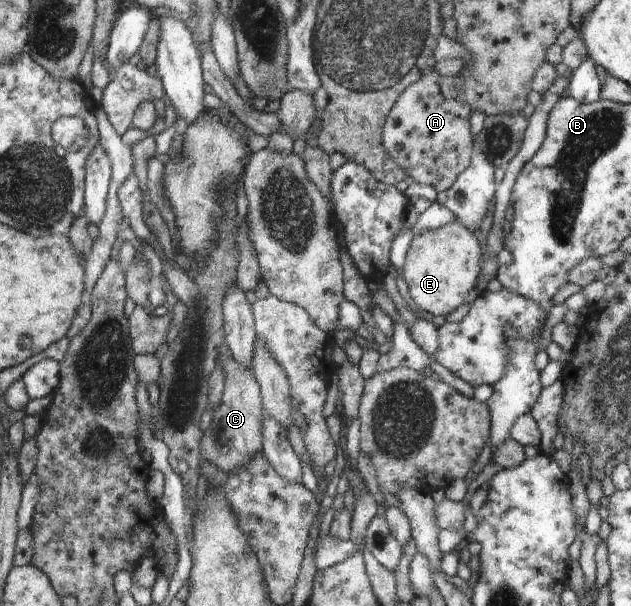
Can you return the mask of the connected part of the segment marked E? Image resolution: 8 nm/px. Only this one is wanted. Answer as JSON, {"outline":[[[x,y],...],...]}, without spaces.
{"outline":[[[452,223],[434,230],[423,230],[411,240],[410,248],[405,256],[402,274],[404,294],[421,310],[430,312],[433,316],[446,316],[462,305],[466,294],[473,292],[476,282],[479,282],[480,258],[482,258],[482,250],[476,236],[462,224]]]}

